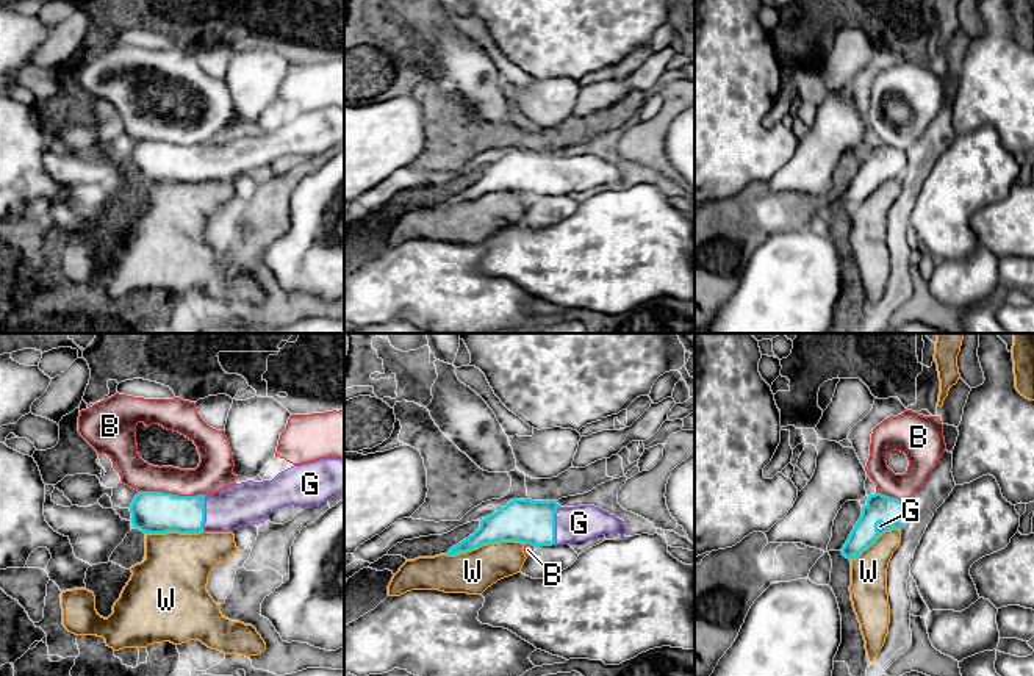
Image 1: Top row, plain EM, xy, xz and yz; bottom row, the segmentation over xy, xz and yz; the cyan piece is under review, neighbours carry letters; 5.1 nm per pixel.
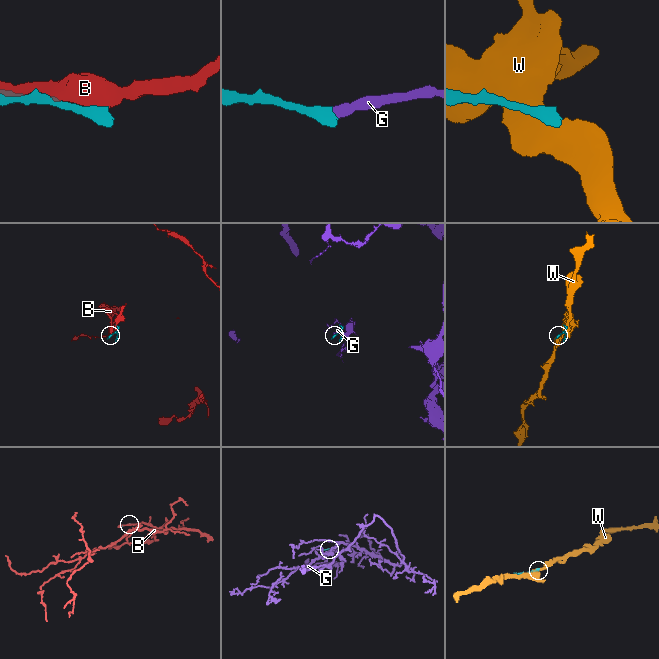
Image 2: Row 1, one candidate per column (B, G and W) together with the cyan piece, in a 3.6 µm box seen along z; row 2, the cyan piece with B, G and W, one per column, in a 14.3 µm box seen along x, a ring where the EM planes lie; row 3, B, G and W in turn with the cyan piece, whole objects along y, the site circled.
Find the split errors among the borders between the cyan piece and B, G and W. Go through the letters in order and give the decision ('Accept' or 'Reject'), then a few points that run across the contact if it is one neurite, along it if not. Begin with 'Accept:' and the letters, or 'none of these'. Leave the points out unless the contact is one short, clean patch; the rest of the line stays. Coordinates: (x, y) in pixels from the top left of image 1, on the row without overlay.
Accept: G
B: Reject
G: Accept. Line: xz (527, 171), (554, 174), (579, 172)
W: Reject

